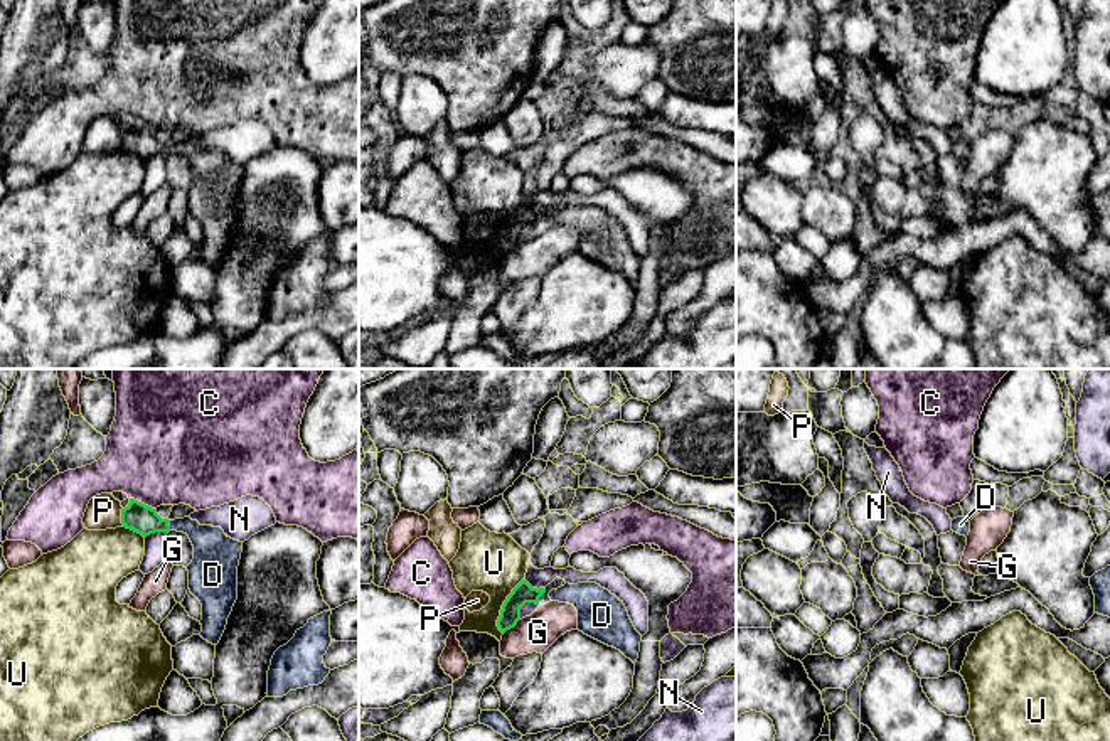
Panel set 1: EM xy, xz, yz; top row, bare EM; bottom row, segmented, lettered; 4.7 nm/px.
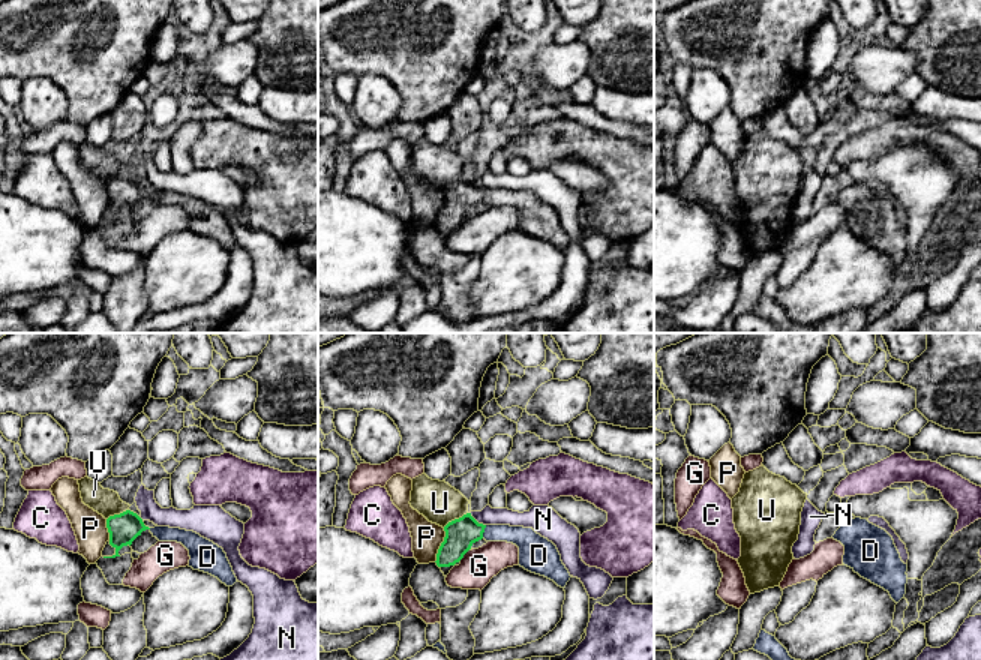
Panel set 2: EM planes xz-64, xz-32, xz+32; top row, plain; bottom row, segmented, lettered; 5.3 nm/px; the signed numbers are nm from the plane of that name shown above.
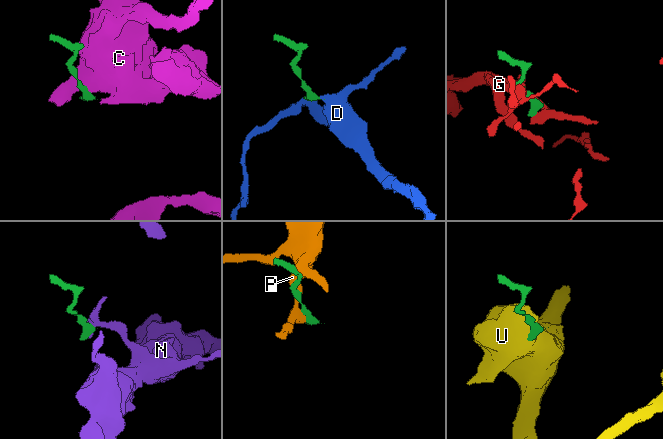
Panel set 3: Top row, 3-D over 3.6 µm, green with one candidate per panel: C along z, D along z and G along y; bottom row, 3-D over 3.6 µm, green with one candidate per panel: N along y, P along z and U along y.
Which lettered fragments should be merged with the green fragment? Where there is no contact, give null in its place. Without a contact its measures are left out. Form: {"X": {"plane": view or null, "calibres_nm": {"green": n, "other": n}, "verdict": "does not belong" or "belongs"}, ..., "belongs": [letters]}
{"C": {"plane": "xy", "calibres_nm": {"green": 140, "other": 500}, "verdict": "does not belong"}, "D": {"plane": "xy", "calibres_nm": {"green": 140, "other": 190}, "verdict": "belongs"}, "G": {"plane": "xz", "calibres_nm": {"green": 100, "other": 180}, "verdict": "does not belong"}, "N": {"plane": "xz", "calibres_nm": {"green": 100, "other": 60}, "verdict": "does not belong"}, "P": {"plane": "xy", "calibres_nm": {"green": 140, "other": 160}, "verdict": "does not belong"}, "U": {"plane": "xz", "calibres_nm": {"green": 100, "other": 280}, "verdict": "does not belong"}, "belongs": ["D"]}

